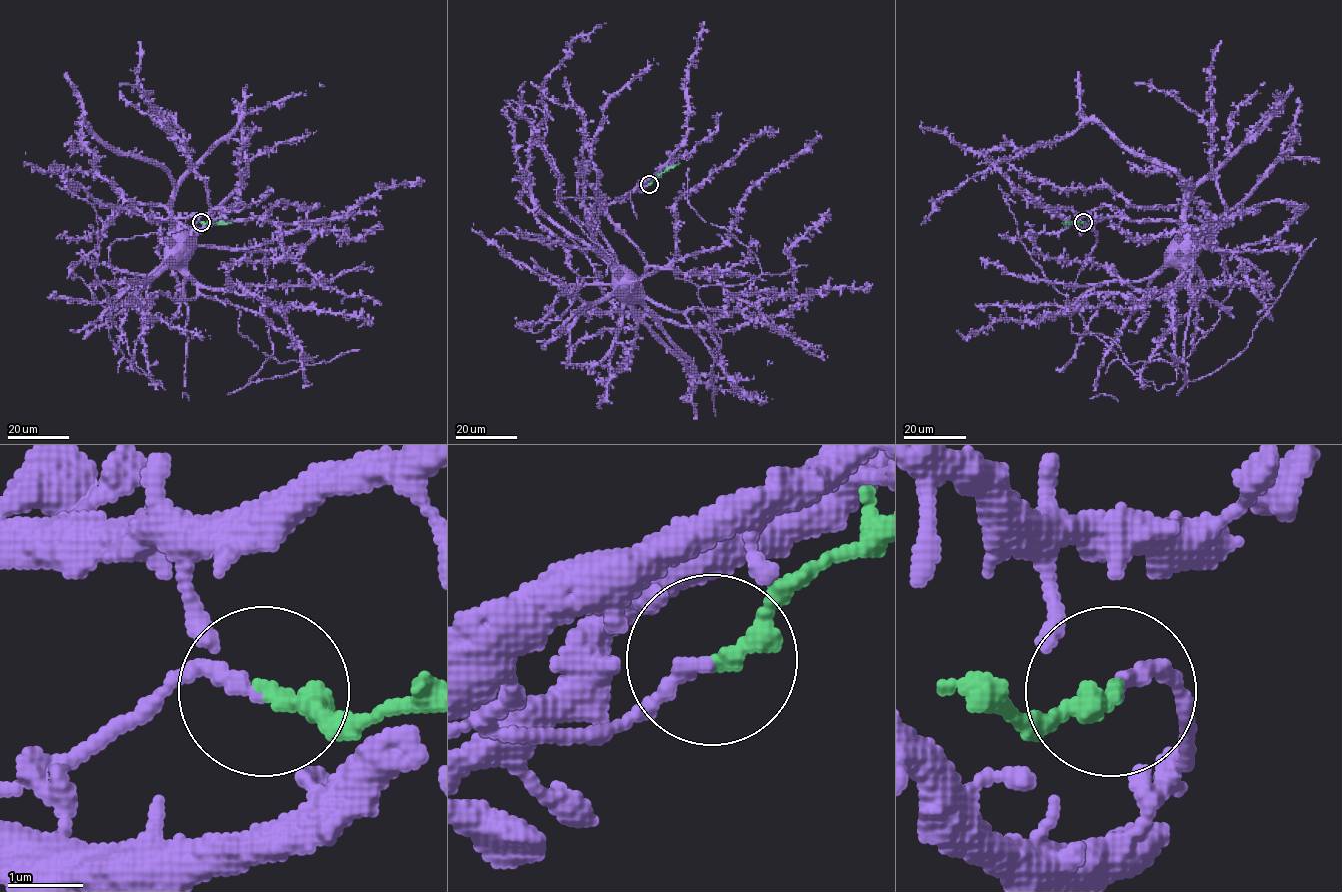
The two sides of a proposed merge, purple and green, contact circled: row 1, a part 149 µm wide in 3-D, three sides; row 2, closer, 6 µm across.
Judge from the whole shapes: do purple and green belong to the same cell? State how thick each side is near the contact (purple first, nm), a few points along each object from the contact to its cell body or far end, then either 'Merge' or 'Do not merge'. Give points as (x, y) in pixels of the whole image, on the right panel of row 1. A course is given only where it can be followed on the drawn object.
Thickness 140 nm (purple) against 300 nm. Course of purple: (1082, 222), (1089, 226), (1115, 216), (1175, 221), (1179, 233), (1172, 250). Course of green: (1082, 222), (1061, 223). Merge

